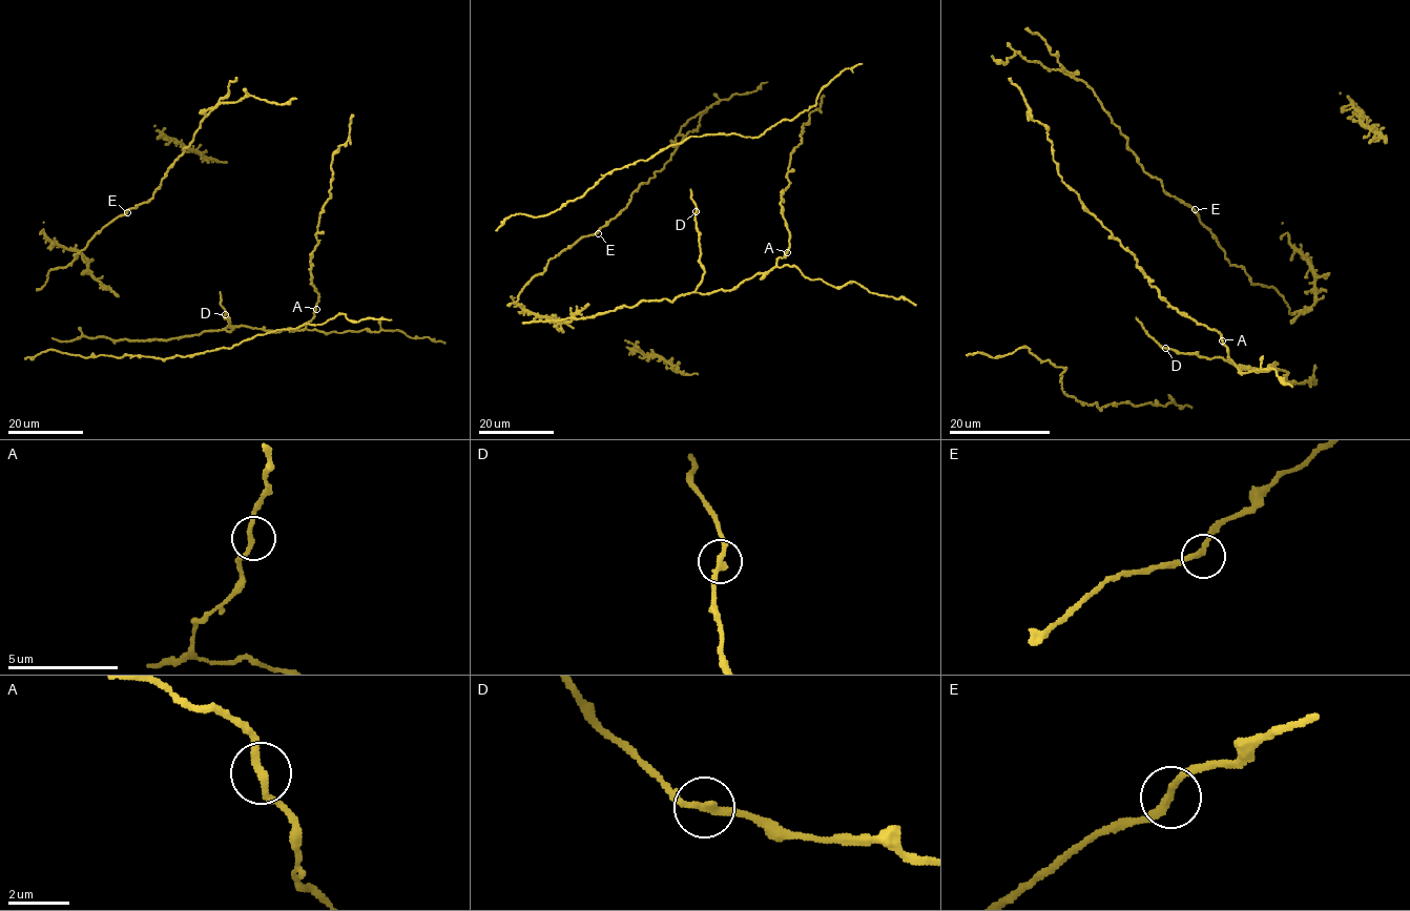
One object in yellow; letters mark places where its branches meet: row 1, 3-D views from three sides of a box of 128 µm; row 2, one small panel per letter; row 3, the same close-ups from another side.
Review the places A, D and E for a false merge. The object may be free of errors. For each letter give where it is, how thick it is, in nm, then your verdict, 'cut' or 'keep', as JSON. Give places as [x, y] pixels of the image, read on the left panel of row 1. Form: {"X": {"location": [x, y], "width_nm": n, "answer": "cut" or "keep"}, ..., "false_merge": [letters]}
{"A": {"location": [316, 309], "width_nm": 240, "answer": "keep"}, "D": {"location": [225, 314], "width_nm": 240, "answer": "keep"}, "E": {"location": [127, 212], "width_nm": 240, "answer": "keep"}, "false_merge": []}

